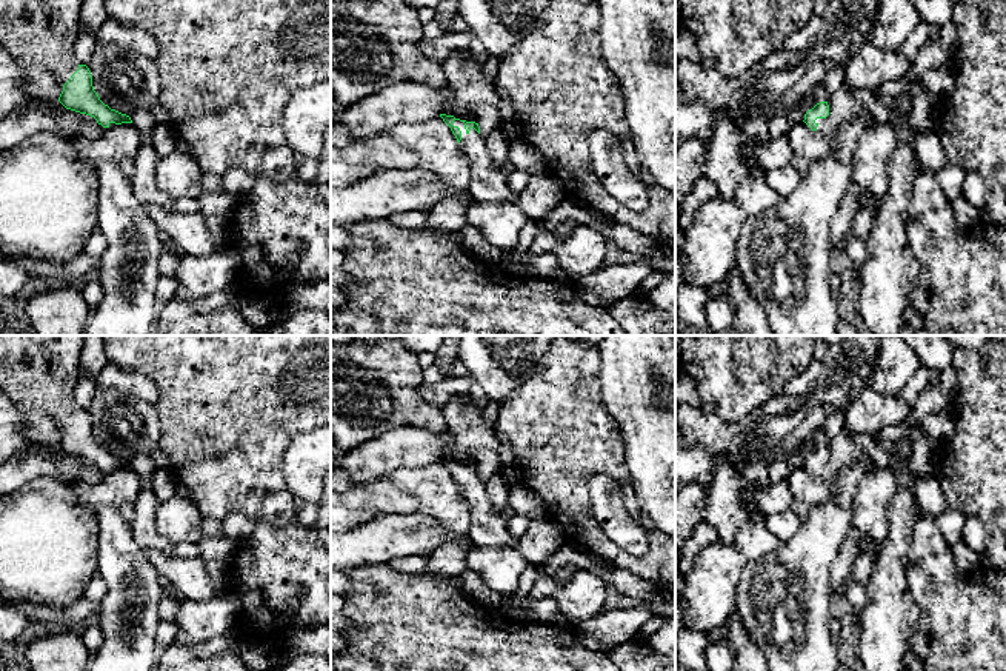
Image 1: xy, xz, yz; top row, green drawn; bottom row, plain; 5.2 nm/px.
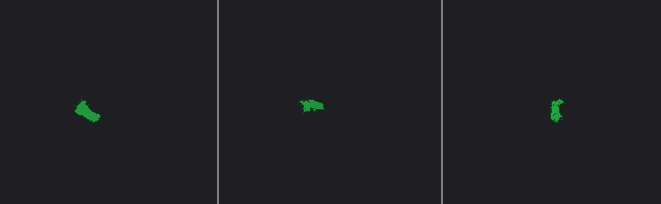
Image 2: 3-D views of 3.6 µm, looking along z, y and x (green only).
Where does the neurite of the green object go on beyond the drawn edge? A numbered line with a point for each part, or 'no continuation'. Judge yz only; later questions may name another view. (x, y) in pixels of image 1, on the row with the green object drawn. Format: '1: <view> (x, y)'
1: yz (842, 106)

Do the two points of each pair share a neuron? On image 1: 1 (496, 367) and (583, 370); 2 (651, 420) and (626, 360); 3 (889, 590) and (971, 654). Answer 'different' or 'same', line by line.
1: different
2: same
3: different

